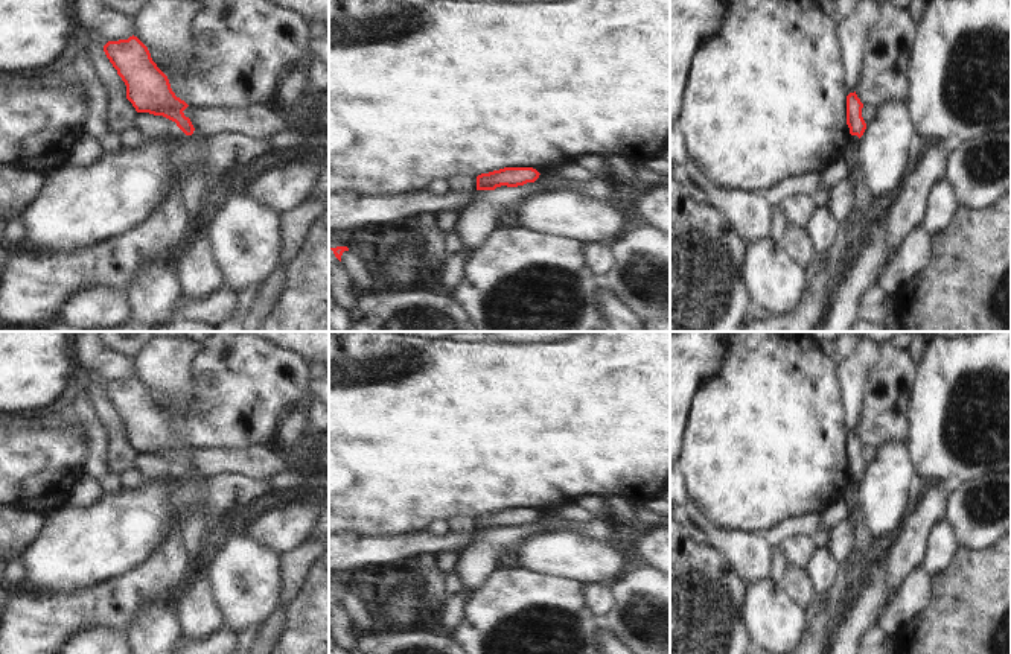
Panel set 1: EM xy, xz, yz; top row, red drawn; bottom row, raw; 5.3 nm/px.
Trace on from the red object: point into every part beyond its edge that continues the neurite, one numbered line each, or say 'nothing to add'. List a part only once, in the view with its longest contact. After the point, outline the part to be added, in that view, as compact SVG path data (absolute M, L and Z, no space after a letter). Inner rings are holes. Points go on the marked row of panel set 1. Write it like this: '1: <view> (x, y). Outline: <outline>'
nothing to add

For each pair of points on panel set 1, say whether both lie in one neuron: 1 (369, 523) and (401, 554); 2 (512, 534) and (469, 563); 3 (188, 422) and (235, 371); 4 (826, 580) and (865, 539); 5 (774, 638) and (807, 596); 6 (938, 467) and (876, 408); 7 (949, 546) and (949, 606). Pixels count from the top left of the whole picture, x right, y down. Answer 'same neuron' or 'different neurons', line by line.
1: different neurons
2: same neuron
3: same neuron
4: different neurons
5: different neurons
6: different neurons
7: different neurons

